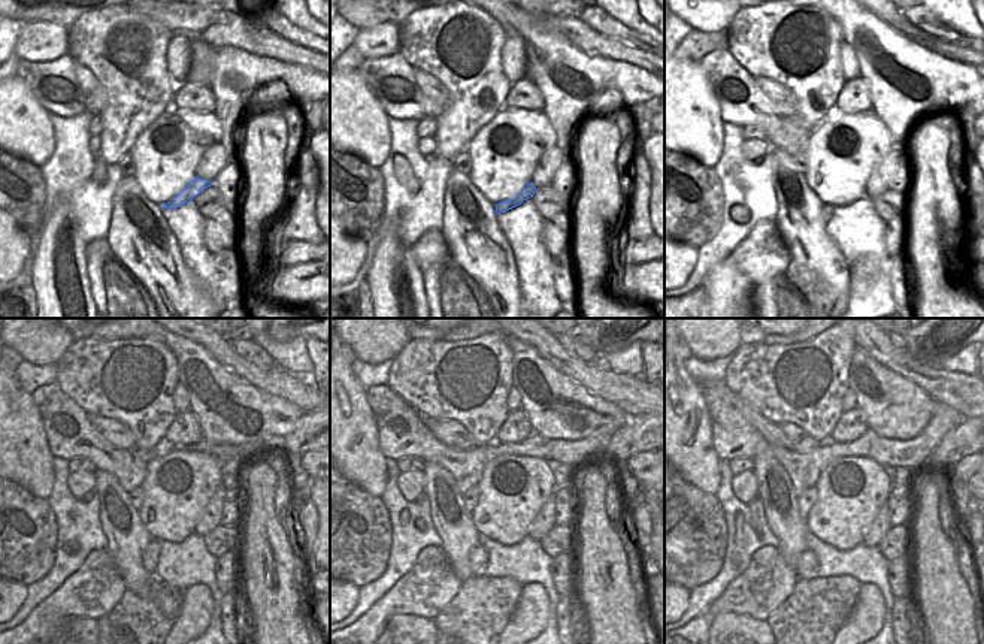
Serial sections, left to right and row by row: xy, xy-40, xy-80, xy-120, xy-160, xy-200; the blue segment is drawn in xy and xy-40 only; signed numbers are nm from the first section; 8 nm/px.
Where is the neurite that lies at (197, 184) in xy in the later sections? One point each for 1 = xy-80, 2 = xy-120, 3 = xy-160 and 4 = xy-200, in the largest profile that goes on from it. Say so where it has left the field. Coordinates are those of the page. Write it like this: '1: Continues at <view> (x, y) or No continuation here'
1: Continues at xy-80 (827, 209)
2: Continues at xy-120 (150, 558)
3: Continues at xy-160 (478, 556)
4: Continues at xy-200 (807, 567).

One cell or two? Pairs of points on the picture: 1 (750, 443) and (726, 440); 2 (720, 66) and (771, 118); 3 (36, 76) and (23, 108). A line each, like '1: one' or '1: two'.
1: one
2: one
3: two

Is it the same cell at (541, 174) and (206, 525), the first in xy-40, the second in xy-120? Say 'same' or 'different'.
same

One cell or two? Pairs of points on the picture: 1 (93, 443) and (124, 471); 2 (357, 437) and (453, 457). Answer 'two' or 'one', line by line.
1: one
2: two

